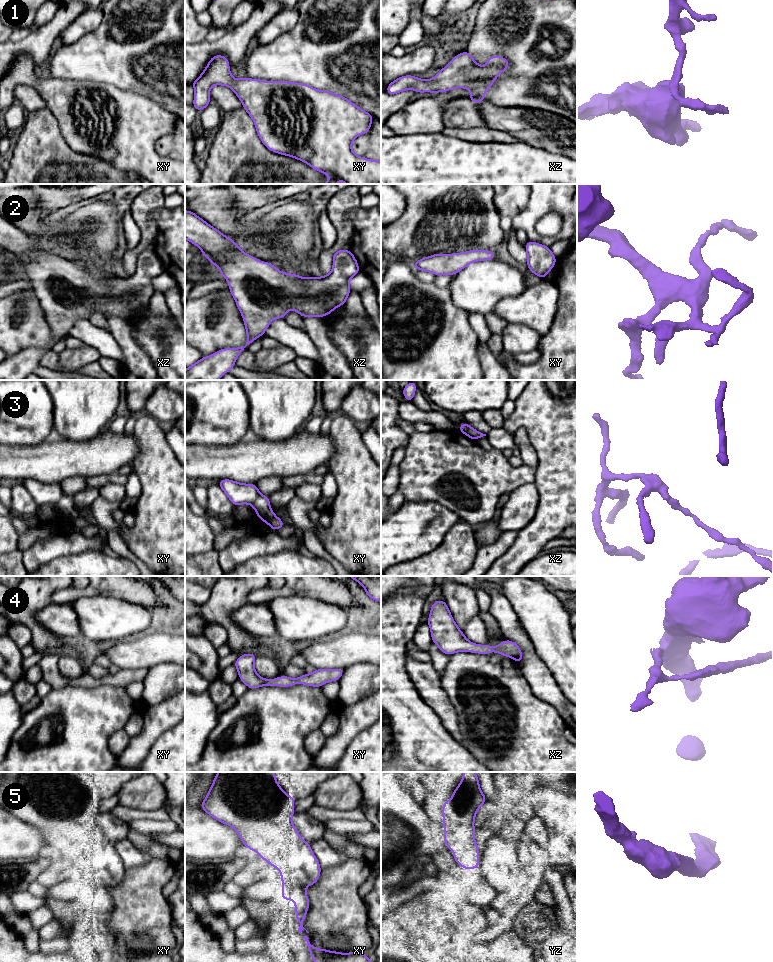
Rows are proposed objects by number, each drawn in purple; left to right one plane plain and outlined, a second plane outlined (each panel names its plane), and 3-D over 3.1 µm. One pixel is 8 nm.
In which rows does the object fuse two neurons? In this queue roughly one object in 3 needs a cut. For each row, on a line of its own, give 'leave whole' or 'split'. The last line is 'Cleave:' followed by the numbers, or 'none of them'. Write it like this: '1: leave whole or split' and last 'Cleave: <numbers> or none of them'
1: leave whole
2: leave whole
3: split
4: leave whole
5: leave whole
Cleave: 3

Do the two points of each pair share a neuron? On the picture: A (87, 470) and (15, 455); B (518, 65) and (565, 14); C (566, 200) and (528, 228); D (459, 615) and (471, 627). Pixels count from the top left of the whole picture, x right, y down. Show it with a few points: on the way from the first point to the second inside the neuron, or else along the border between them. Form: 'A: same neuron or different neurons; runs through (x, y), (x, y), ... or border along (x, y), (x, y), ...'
A: same neuron; runs through (69, 462), (33, 462)
B: same neuron; runs through (522, 48), (530, 31), (548, 15)
C: same neuron; runs through (555, 200), (549, 200), (532, 217)
D: different neurons; border along (477, 615), (473, 616), (466, 623), (462, 631)

